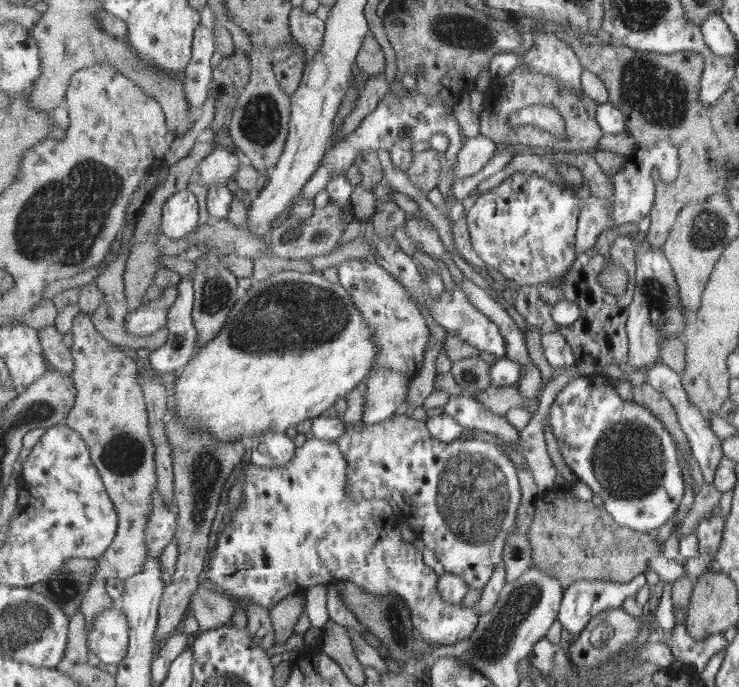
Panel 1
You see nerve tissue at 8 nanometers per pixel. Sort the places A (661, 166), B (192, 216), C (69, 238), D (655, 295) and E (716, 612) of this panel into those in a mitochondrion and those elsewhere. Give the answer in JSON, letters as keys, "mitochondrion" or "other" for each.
{"A":"other","B":"other","C":"mitochondrion","D":"mitochondrion","E":"other"}

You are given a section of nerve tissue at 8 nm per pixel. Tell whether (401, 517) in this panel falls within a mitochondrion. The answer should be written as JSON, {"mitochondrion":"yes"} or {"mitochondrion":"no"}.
{"mitochondrion":"no"}

